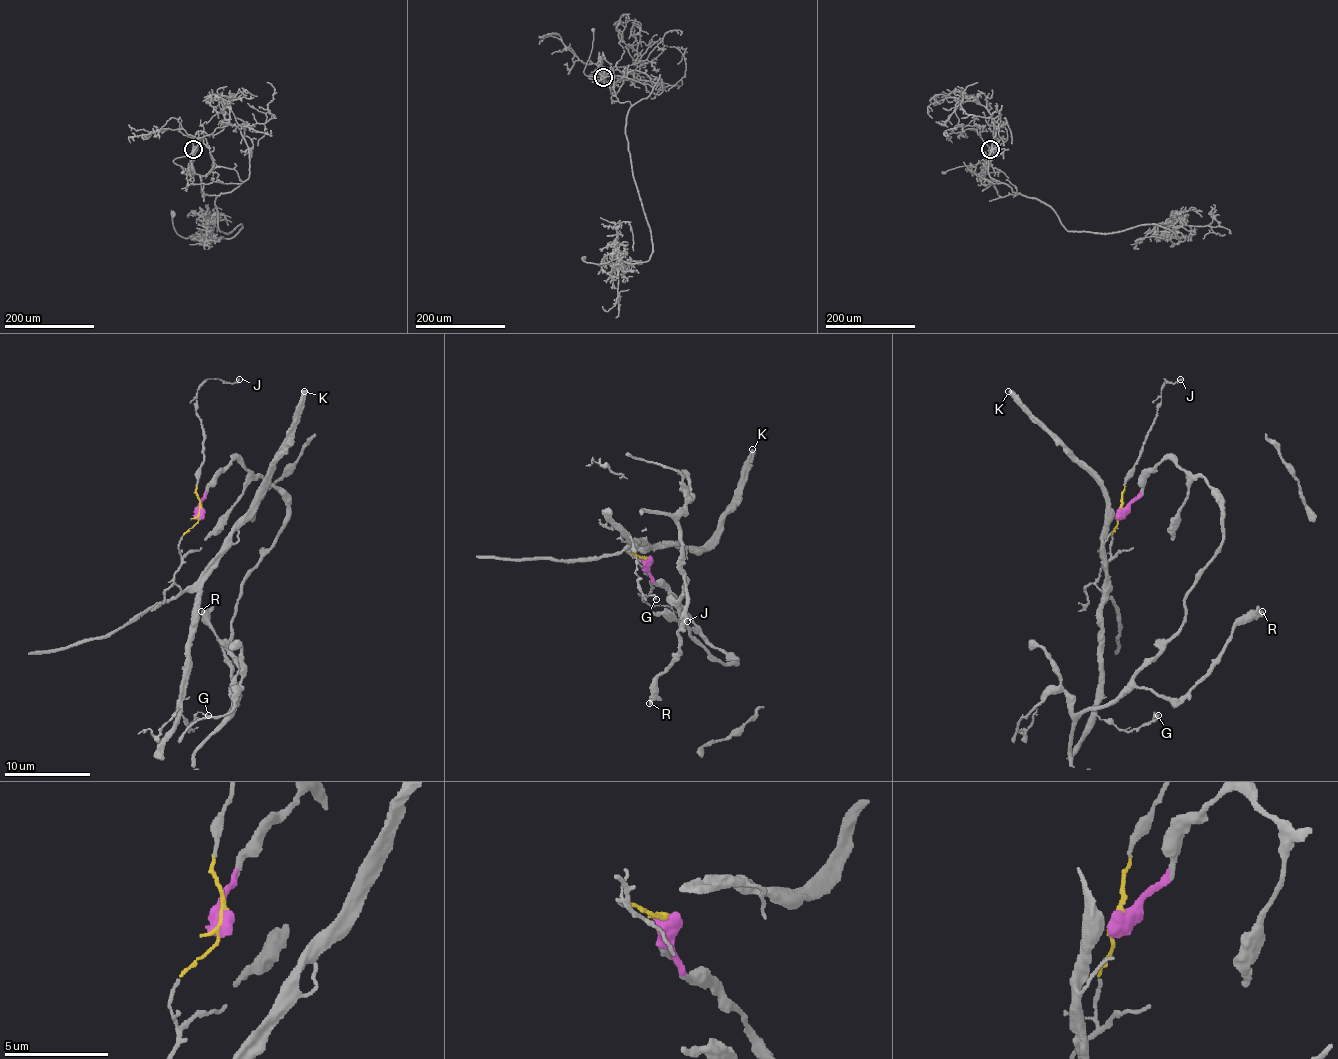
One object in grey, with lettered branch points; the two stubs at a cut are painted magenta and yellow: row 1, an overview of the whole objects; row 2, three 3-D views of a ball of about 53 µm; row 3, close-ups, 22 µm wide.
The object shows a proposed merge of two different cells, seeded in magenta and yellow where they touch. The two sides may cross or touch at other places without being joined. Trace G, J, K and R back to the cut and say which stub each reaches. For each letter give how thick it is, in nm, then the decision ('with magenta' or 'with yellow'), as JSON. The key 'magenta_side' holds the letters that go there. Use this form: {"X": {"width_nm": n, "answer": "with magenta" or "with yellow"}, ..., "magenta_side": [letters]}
{"G": {"width_nm": 170, "answer": "with yellow"}, "J": {"width_nm": 140, "answer": "with yellow"}, "K": {"width_nm": 400, "answer": "with yellow"}, "R": {"width_nm": 380, "answer": "with magenta"}, "magenta_side": ["R"]}

